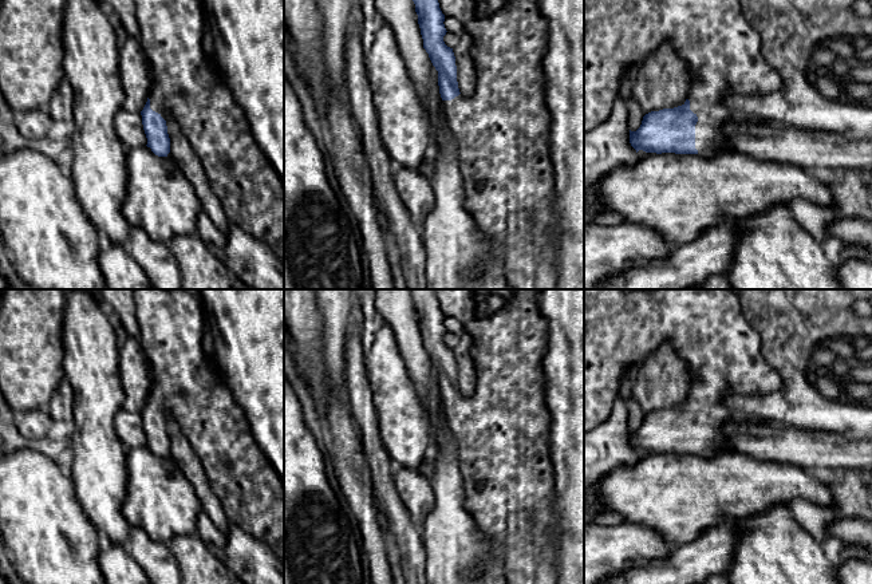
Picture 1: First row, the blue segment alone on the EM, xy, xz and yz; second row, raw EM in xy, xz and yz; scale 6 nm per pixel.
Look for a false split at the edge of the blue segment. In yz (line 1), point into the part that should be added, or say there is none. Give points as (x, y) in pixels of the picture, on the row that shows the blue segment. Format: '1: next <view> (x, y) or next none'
1: next yz (722, 51)

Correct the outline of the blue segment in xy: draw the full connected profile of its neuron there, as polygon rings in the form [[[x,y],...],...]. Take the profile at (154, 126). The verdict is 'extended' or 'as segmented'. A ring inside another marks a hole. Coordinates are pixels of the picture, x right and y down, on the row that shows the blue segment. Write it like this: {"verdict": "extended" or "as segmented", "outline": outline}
{"verdict": "extended", "outline": [[[201,0],[134,3],[138,40],[153,75],[147,102],[141,111],[146,146],[158,157],[170,157],[166,126],[166,115],[170,114],[198,155],[228,221],[267,244],[284,263],[284,181],[257,146],[242,107],[204,52],[202,39],[212,24]]]}

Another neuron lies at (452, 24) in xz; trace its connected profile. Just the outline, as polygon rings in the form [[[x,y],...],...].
[[[445,17],[443,24],[447,32],[457,35],[466,32],[462,21],[459,21],[457,17]]]

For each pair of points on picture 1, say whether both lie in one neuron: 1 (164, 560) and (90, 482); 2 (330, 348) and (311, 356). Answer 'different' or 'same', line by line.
1: different
2: different

